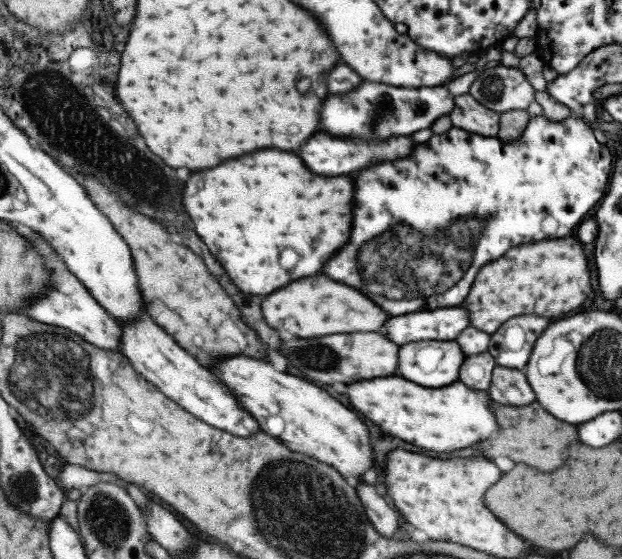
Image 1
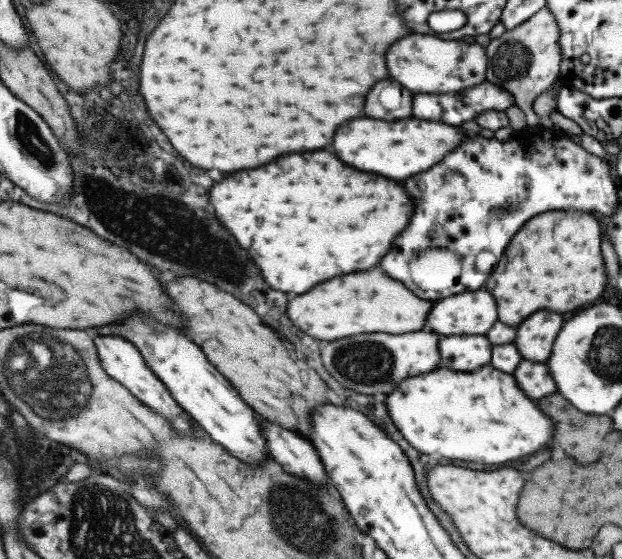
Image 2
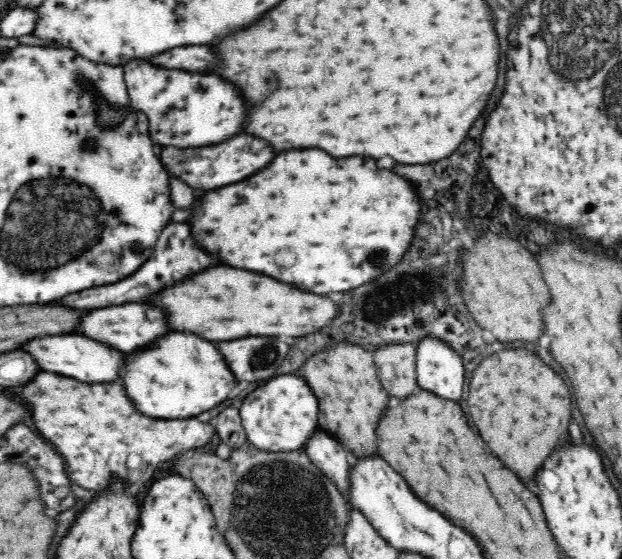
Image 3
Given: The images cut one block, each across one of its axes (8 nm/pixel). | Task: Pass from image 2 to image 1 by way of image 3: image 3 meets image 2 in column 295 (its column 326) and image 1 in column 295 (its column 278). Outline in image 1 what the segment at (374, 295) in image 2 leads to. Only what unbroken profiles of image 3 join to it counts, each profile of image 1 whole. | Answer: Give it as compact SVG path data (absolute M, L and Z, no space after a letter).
M323 274L295 280L289 286L271 292L261 302L261 312L271 328L287 330L289 334L299 338L317 338L323 334L329 336L341 332L377 332L387 320L387 314L369 298L345 284L333 282Z

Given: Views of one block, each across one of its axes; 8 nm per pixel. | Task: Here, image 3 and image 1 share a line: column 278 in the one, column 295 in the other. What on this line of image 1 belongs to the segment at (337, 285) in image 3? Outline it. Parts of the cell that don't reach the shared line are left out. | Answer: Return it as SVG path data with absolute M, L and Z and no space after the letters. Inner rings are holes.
M257 150L223 162L221 168L217 166L211 170L193 172L183 190L183 206L193 222L195 234L205 240L205 246L223 266L231 282L245 294L269 294L287 286L291 280L319 272L325 260L329 260L347 242L351 198L353 182L347 176L317 176L307 170L295 154L283 150ZM287 246L299 254L299 260L291 270L281 270L277 258Z

